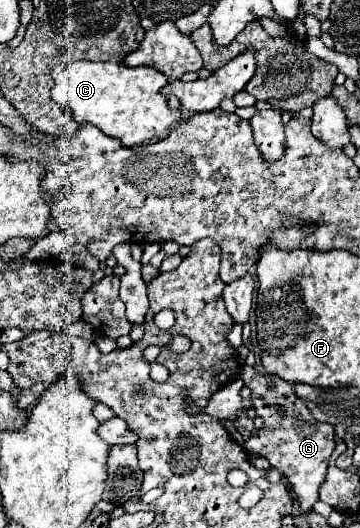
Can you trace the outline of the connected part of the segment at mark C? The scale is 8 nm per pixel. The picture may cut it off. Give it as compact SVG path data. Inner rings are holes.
M73 61L57 65L51 71L51 77L55 81L53 99L61 107L69 105L77 123L95 125L105 135L119 139L123 147L153 143L165 137L171 127L181 121L181 113L169 108L167 97L161 95L161 87L165 87L169 79L153 67Z

